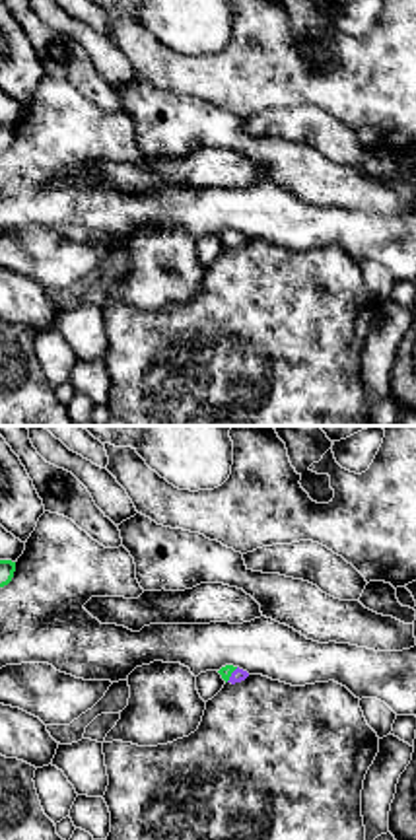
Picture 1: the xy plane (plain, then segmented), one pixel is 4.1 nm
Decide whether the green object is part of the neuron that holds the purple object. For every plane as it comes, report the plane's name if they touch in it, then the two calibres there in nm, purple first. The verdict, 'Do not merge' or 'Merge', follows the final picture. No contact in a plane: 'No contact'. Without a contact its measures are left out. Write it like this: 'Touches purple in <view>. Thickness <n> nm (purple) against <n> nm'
Touches purple in xy. Thickness 60 nm (purple) against 50 nm

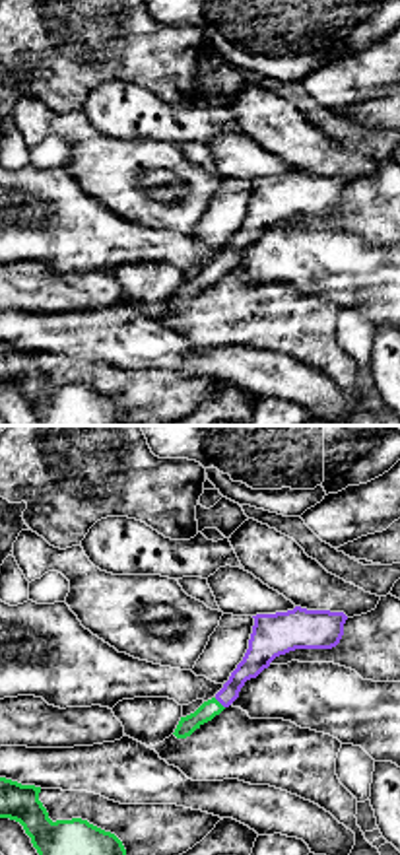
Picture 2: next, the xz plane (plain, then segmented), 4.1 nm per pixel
Touches purple in xz. Thickness 120 nm (purple) against 80 nm

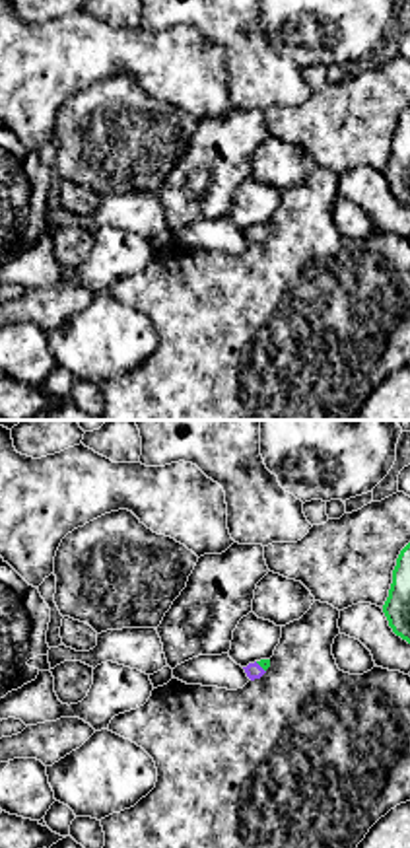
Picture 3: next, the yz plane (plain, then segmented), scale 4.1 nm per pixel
Touches purple in yz. Thickness 70 nm (purple) against 50 nm

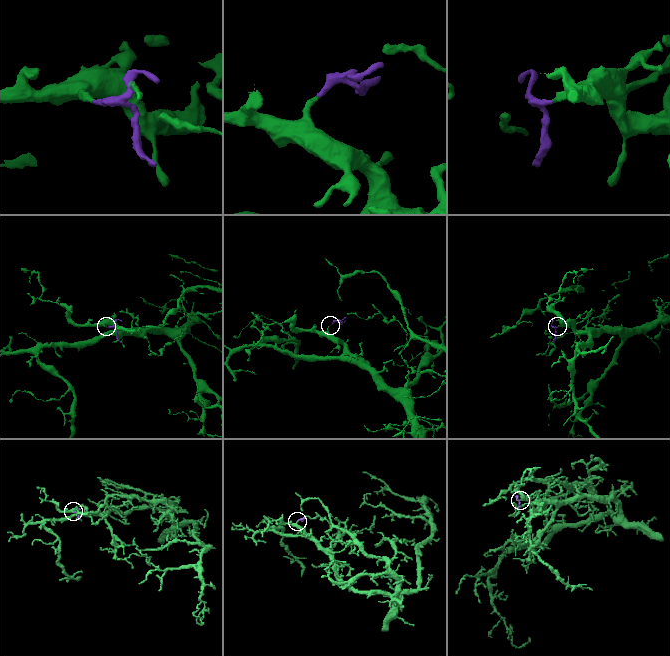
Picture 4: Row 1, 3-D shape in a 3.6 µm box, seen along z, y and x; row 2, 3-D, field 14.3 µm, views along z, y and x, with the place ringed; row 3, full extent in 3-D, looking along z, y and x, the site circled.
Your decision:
Merge

